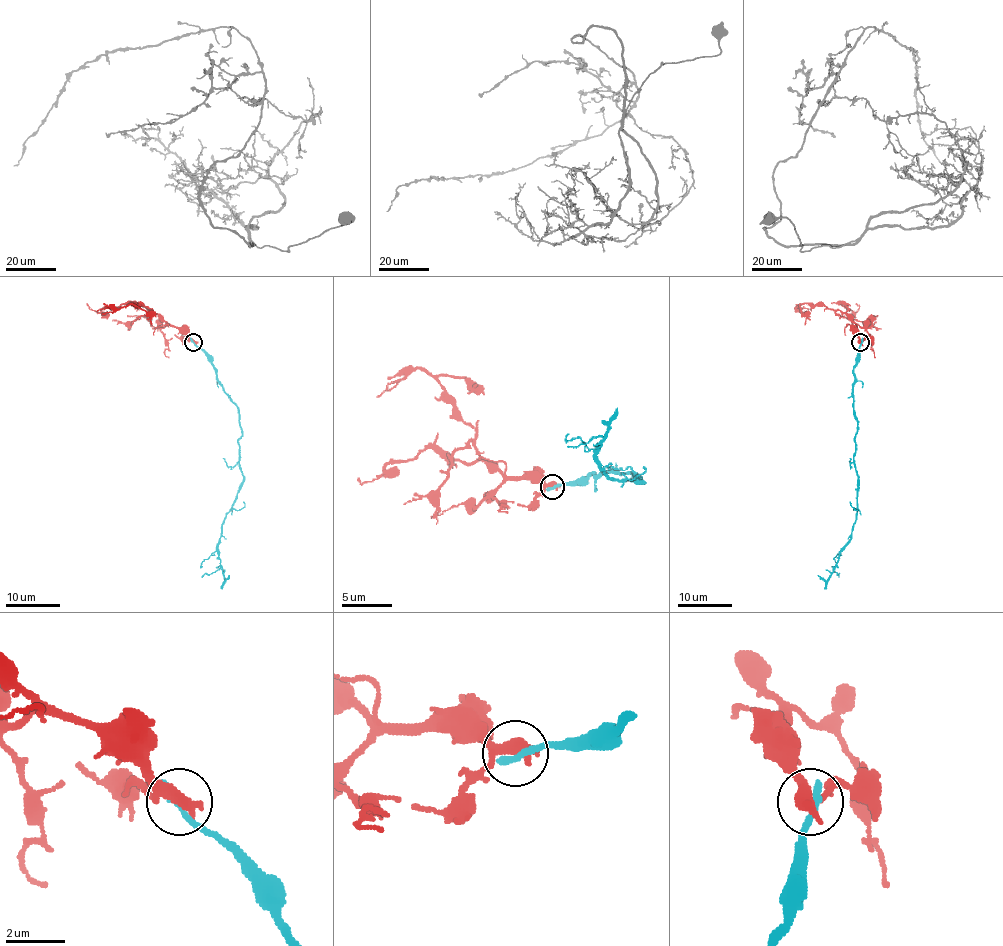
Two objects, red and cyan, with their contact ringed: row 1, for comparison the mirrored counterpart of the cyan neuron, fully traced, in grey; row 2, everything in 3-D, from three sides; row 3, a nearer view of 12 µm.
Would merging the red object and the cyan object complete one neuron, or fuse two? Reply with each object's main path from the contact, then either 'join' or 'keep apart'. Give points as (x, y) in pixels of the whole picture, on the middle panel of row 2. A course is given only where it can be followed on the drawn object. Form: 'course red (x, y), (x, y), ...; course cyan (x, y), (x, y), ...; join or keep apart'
course red (551, 487), (506, 479), (479, 454), (477, 432), (462, 420), (454, 400), (422, 370), (412, 370), (377, 397); course cyan (551, 487), (579, 484), (591, 474), (631, 472), (644, 482), (611, 479), (601, 467), (596, 449), (616, 407); keep apart

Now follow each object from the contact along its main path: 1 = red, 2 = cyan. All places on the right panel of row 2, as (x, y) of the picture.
1: (861, 342), (857, 325), (843, 312), (824, 305), (802, 304), (796, 308), (812, 310)
2: (861, 342), (854, 369), (853, 406), (857, 428), (857, 516), (850, 542), (832, 573), (825, 580), (817, 574)

